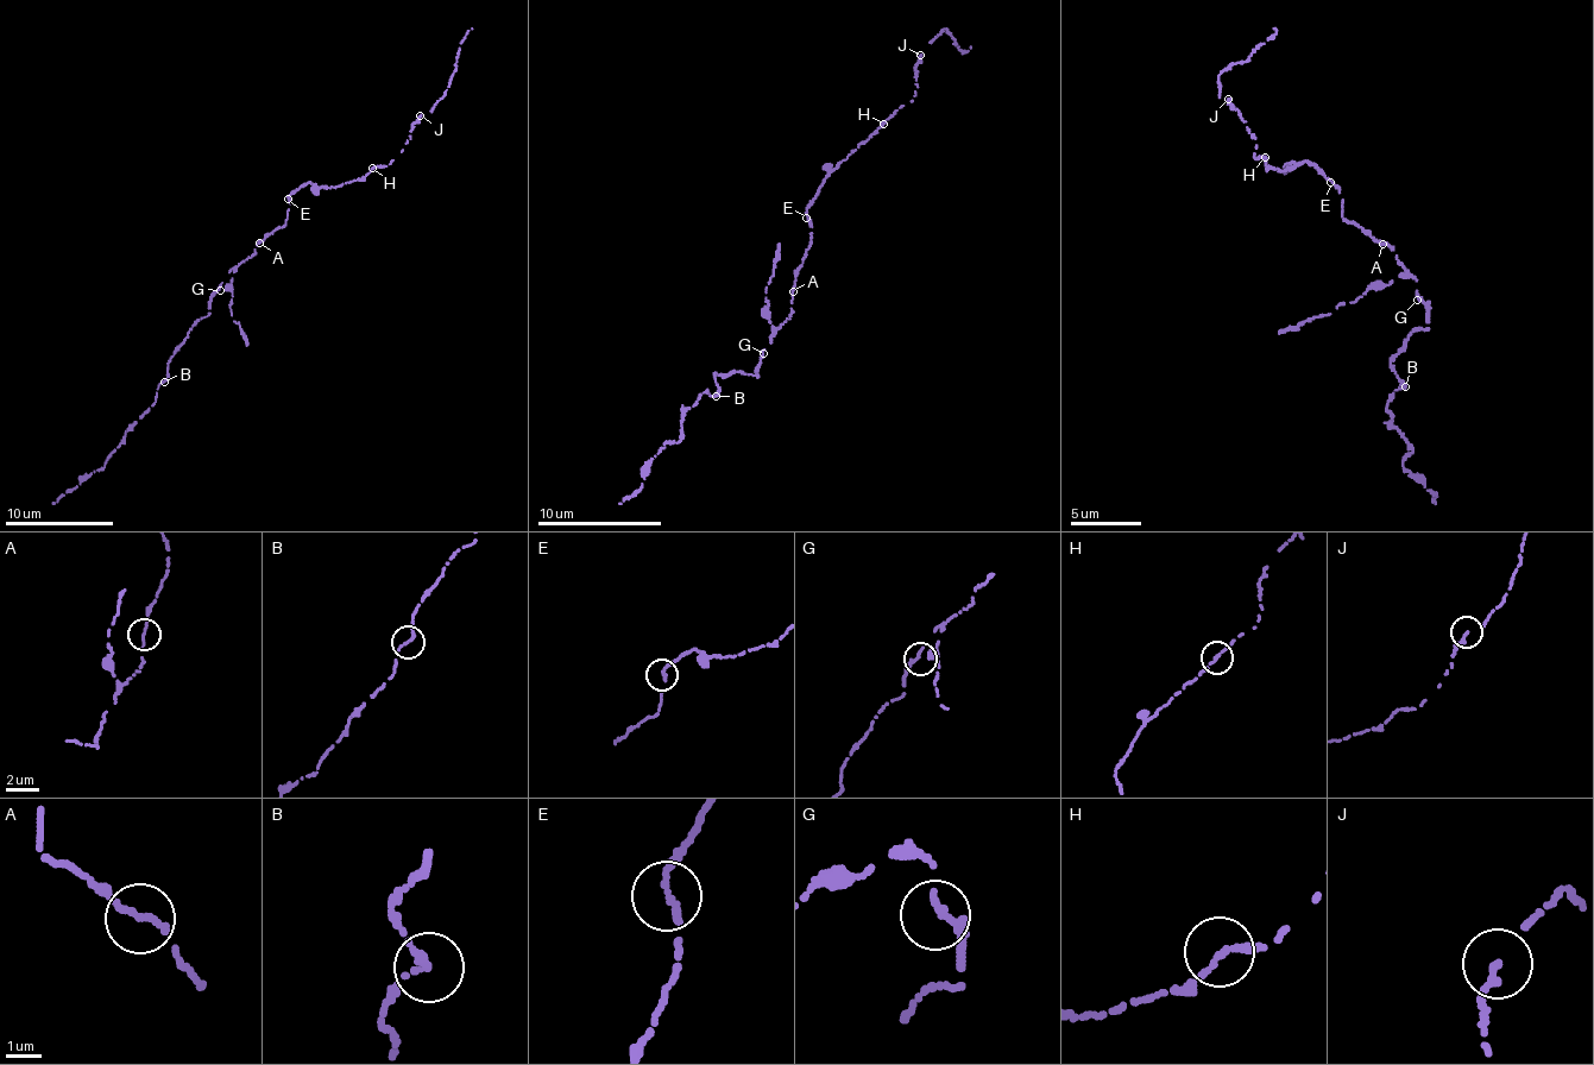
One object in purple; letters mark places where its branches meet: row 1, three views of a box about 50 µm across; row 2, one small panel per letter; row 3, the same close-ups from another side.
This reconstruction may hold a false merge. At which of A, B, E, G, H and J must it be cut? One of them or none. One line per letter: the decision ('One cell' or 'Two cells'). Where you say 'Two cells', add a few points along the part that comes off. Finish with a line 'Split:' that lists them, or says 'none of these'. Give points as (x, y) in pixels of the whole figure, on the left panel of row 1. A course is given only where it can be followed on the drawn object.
A: One cell
B: One cell
E: One cell
G: One cell
H: One cell
J: One cell
Split: none of these

